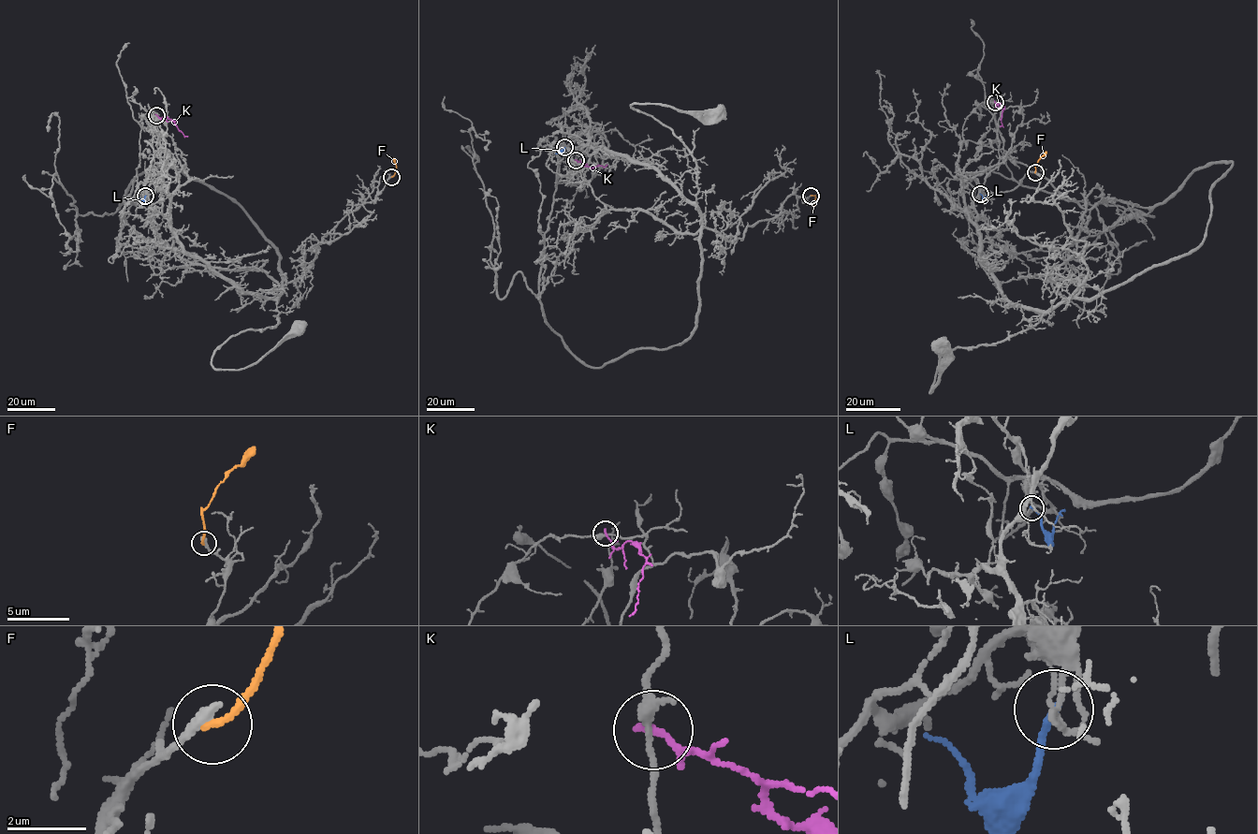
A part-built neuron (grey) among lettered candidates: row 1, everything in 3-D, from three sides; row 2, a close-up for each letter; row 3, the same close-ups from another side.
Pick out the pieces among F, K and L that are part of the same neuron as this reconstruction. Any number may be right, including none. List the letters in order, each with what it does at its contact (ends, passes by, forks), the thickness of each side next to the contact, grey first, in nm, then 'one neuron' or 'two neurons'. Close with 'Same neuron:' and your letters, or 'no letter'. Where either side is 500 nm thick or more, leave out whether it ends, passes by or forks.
F: it ends; calibres 320 and 200 nm; two neurons
K: it ends; calibres 260 and 170 nm; two neurons
L: it ends; calibres 100 and 170 nm; two neurons
Same neuron: no letter

